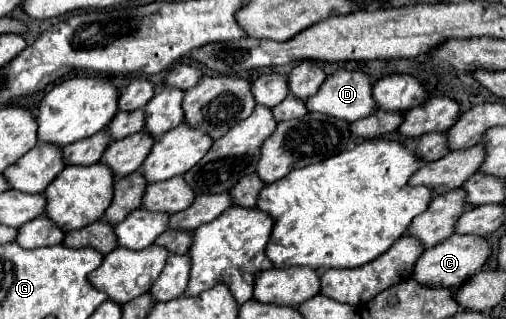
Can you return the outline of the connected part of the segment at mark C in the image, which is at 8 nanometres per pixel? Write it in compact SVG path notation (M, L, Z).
M449 236L447 240L439 242L437 246L433 248L427 248L419 260L415 262L415 268L413 268L413 278L417 282L423 282L425 286L437 286L437 288L457 288L461 286L467 276L473 276L487 260L489 256L489 244L485 238L481 236Z

